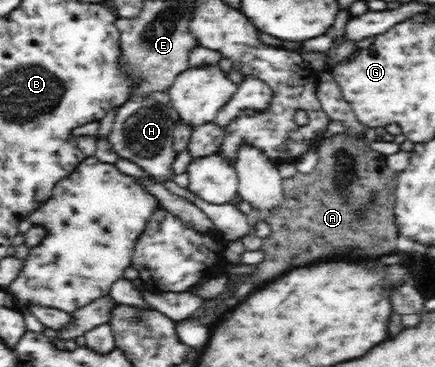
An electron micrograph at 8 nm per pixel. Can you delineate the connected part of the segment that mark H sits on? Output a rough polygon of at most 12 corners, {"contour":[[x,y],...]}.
{"contour":[[150,98],[119,108],[107,138],[150,177],[175,177],[175,123]]}

